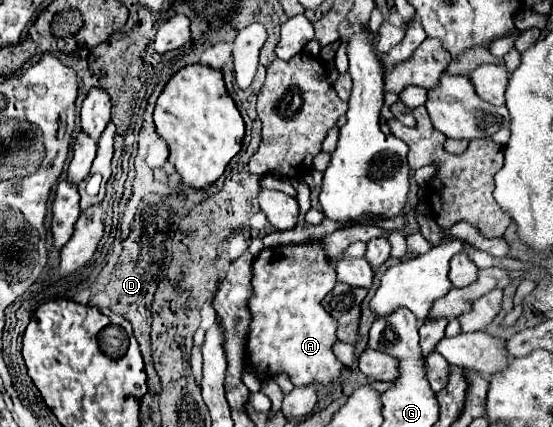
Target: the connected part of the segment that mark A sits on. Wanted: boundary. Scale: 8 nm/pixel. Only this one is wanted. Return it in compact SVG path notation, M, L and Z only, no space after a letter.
M315 239L301 245L281 245L263 249L255 261L253 261L253 277L251 287L253 295L249 297L249 335L245 345L245 365L251 367L259 381L271 379L275 375L287 375L289 381L295 387L307 387L307 385L333 385L339 377L345 365L335 357L333 345L339 341L335 331L339 327L337 319L325 311L321 305L323 297L335 287L335 269L331 267L331 259L325 255L323 241Z

